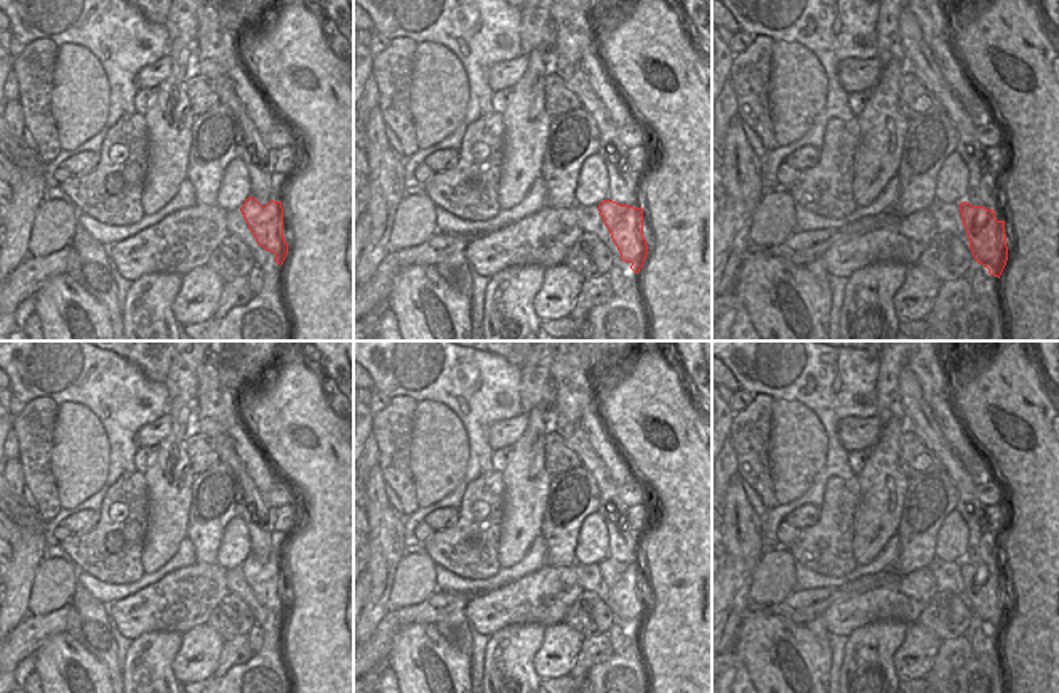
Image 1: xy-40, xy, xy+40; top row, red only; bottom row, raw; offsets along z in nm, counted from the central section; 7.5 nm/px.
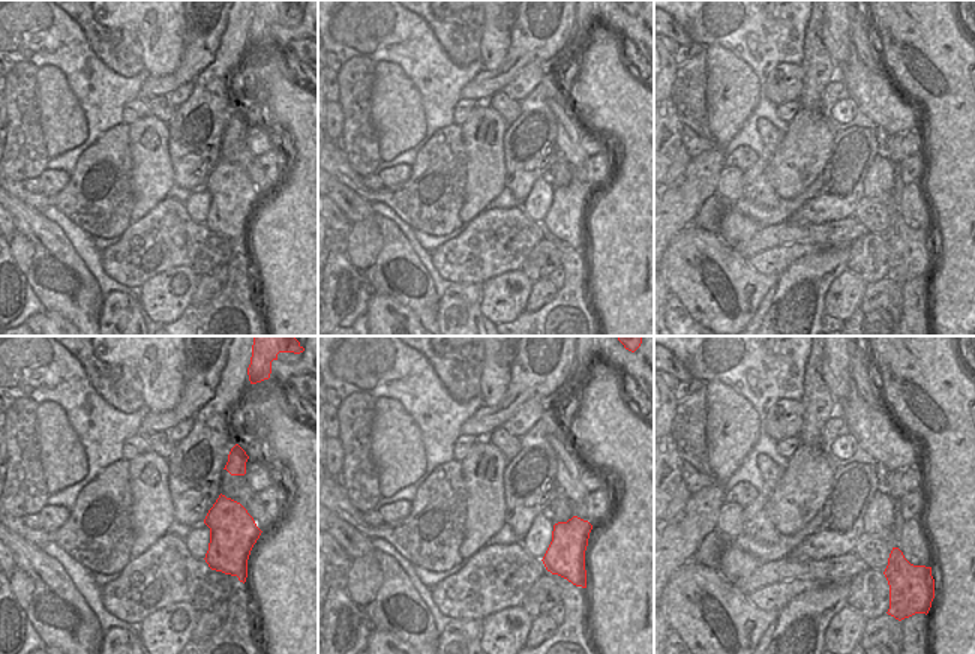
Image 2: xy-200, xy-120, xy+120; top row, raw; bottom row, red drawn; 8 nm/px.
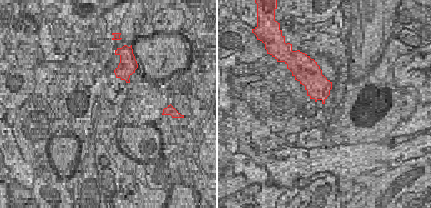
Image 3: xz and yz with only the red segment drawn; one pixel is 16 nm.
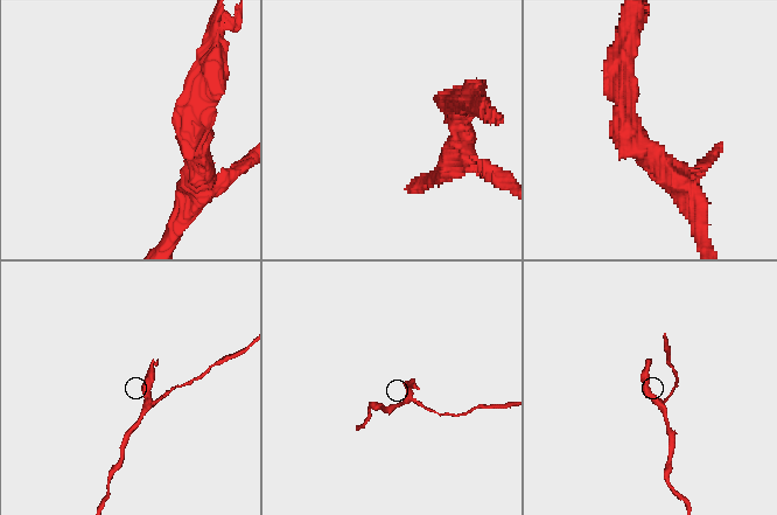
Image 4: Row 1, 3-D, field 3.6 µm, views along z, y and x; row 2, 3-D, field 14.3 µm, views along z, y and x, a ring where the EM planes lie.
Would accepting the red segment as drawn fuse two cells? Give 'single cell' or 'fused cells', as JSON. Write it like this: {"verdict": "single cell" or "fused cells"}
{"verdict": "single cell"}

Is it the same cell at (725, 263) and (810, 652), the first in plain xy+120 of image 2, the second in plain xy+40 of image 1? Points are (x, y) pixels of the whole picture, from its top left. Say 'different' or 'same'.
same

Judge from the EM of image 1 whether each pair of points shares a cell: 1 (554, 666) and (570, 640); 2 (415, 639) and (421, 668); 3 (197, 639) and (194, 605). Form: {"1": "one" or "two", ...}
{"1": "one", "2": "one", "3": "two"}

